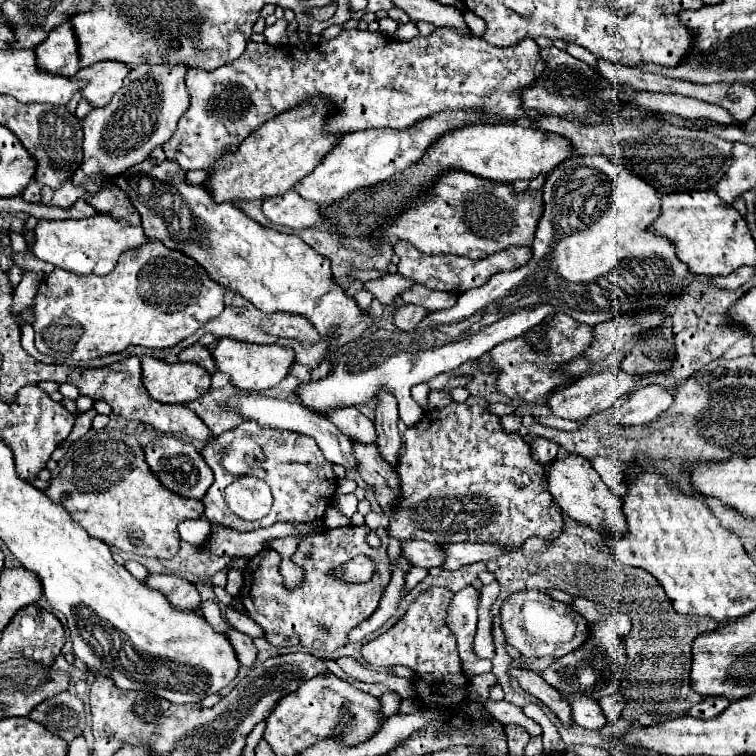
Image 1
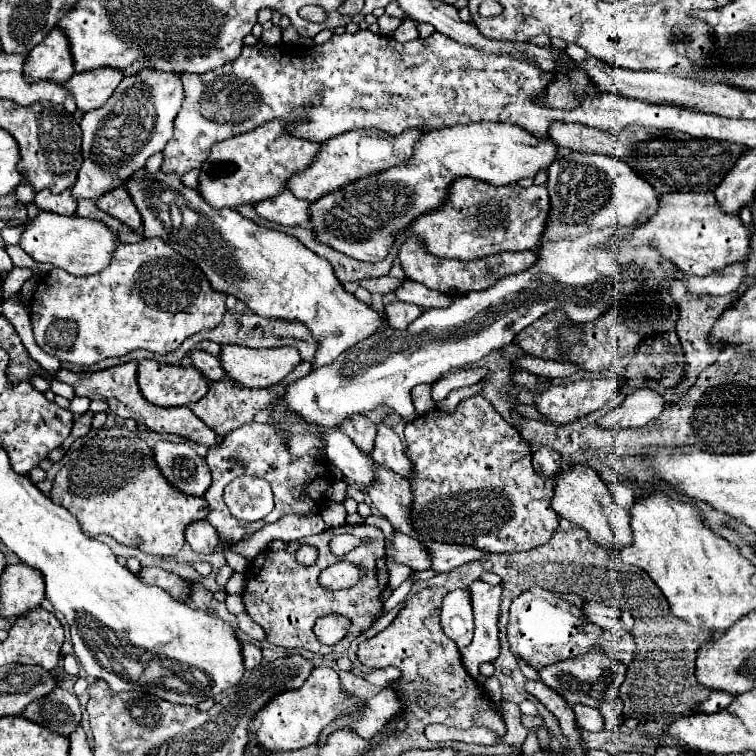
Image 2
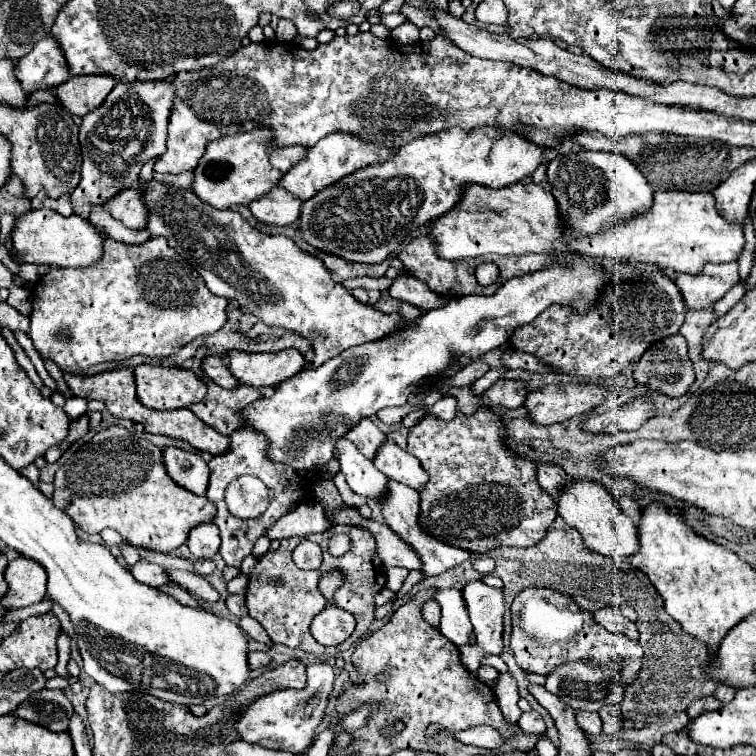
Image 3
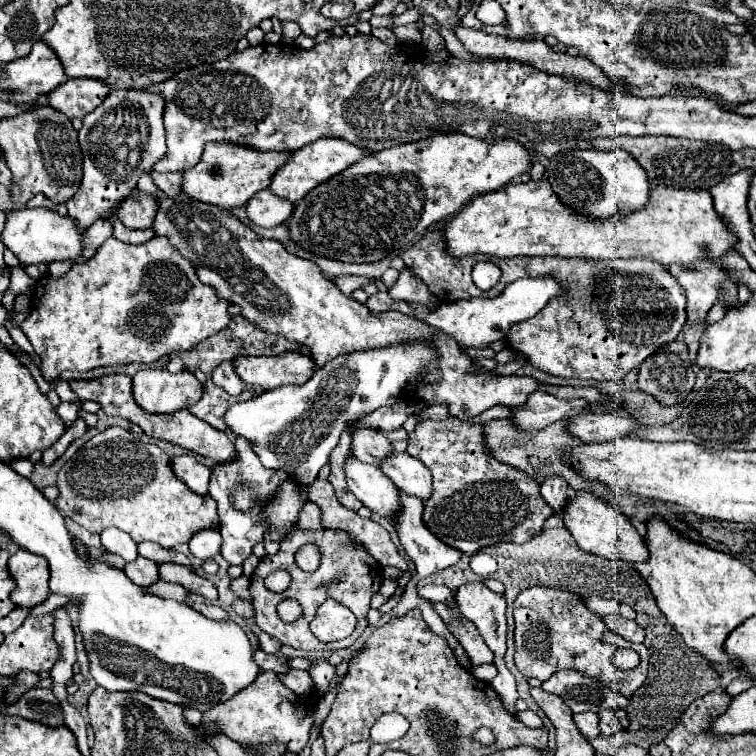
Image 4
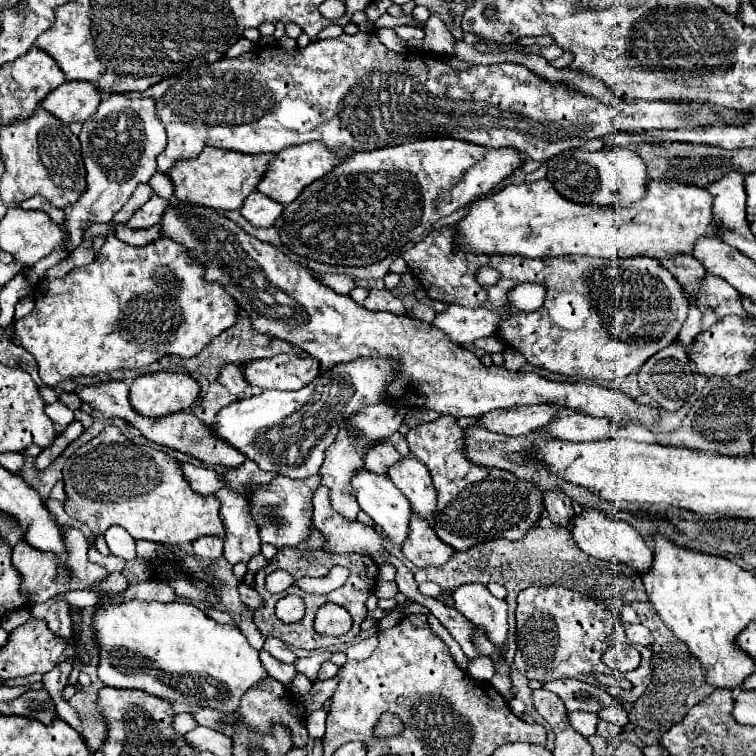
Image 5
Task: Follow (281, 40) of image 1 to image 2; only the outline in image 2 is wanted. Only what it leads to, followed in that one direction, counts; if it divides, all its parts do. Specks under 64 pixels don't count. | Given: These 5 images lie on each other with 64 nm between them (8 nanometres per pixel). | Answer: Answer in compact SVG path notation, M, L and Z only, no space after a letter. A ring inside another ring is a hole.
M273 26L269 30L264 30L261 36L261 42L268 44L268 46L274 46L282 43L282 31L279 26Z

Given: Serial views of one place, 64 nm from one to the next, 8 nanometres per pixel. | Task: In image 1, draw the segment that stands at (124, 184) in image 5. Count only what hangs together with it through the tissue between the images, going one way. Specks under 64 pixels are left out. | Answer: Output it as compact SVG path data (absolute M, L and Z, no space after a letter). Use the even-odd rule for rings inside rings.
M140 64L126 78L124 86L108 106L94 108L84 118L84 162L72 174L74 184L88 186L88 194L100 190L100 178L126 172L150 156L154 146L164 144L176 130L180 116L188 110L190 96L184 84L186 64Z

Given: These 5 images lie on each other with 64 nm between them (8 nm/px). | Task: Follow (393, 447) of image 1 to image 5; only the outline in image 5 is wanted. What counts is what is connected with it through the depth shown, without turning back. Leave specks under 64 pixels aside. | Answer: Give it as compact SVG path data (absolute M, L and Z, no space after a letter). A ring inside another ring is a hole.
M404 458L400 464L388 468L388 478L410 500L410 506L432 524L432 512L436 510L436 490L432 476L420 460Z

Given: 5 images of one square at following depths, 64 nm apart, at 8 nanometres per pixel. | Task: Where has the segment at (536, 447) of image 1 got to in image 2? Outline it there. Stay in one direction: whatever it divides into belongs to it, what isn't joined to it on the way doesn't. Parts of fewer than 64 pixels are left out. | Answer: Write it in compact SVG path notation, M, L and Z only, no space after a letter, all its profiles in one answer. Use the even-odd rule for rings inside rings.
M538 448L532 454L532 464L534 468L544 474L546 478L554 478L554 474L558 474L562 470L562 462L560 462L560 452L552 450L552 448Z

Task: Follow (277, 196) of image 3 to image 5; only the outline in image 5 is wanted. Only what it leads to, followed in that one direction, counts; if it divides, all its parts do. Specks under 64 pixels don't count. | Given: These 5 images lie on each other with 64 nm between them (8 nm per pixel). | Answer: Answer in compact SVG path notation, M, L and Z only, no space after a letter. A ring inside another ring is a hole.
M252 192L244 206L240 208L240 214L258 228L270 228L276 224L276 220L282 216L284 206L276 200L270 200L268 196L264 196L262 192Z

